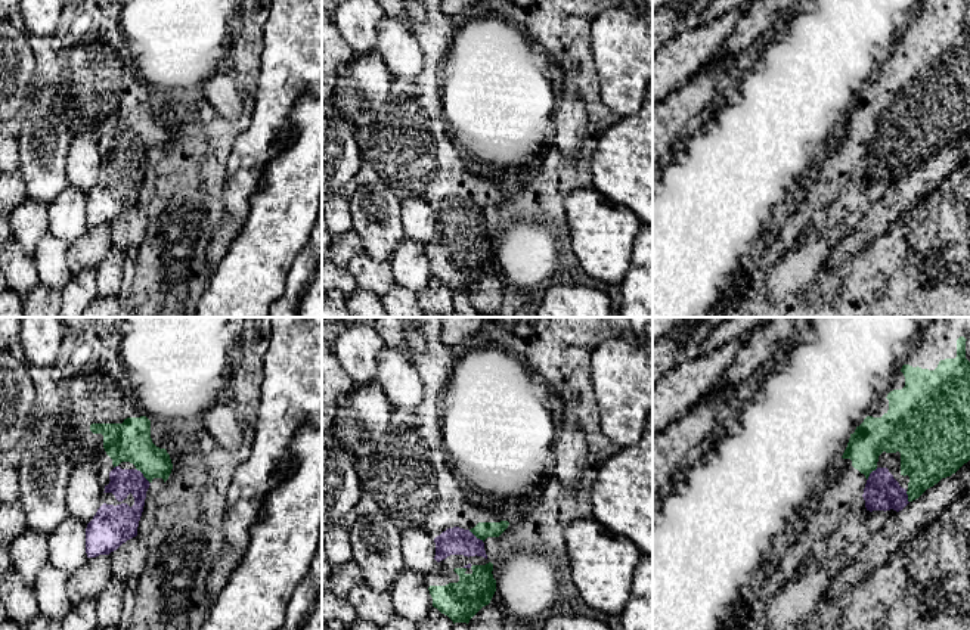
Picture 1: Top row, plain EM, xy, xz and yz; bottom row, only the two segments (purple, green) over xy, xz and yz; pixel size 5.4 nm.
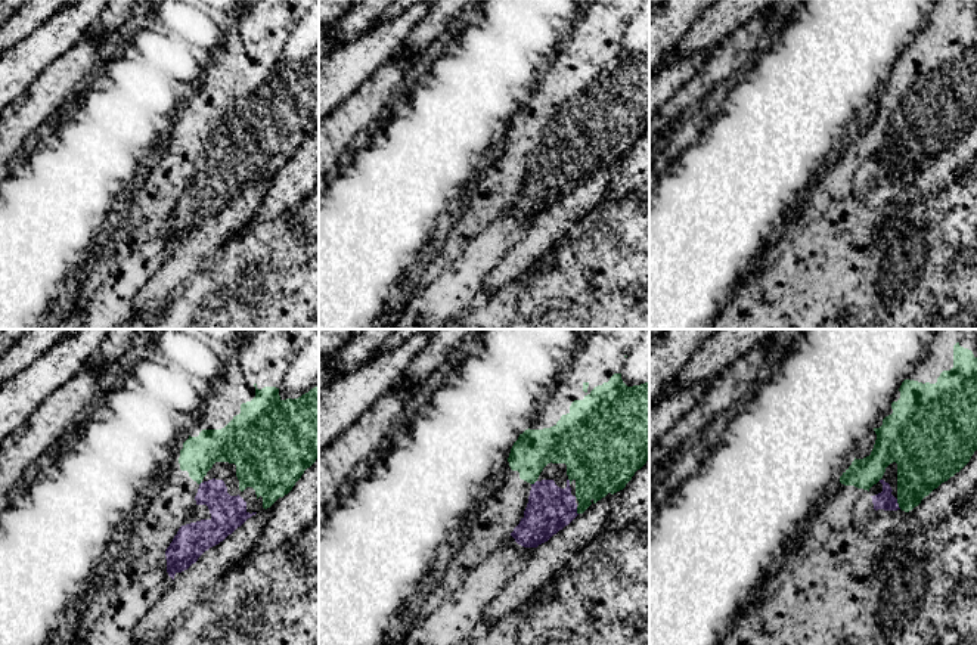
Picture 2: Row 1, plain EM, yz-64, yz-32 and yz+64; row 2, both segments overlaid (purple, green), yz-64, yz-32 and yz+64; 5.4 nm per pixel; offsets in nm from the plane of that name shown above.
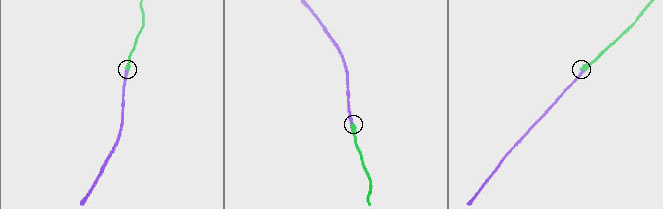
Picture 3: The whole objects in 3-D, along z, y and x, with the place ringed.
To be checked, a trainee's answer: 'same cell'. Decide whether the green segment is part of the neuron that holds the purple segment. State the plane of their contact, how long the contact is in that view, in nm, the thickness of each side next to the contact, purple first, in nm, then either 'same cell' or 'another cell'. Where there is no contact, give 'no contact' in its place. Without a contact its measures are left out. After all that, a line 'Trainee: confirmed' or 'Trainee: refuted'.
xy | 110 nm | 140/220 nm | same cell
Trainee: confirmed

